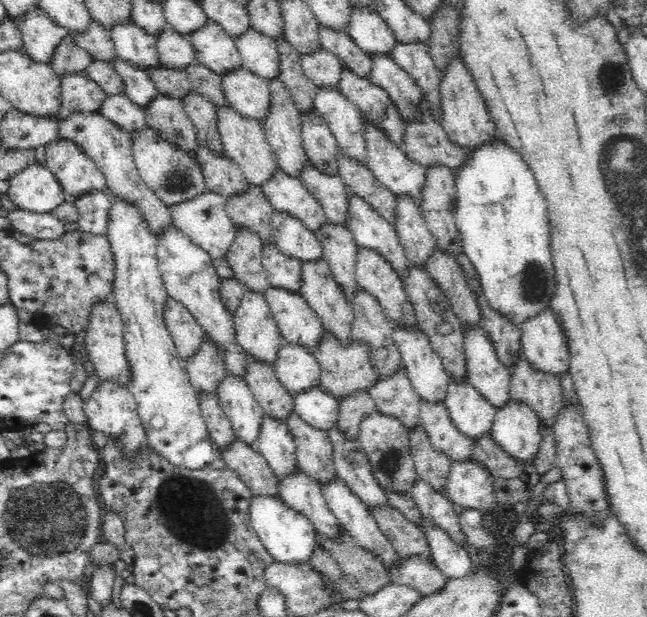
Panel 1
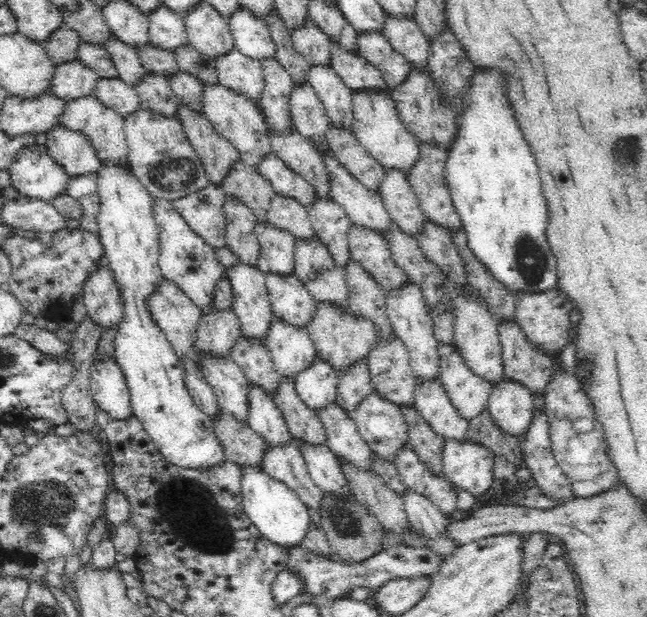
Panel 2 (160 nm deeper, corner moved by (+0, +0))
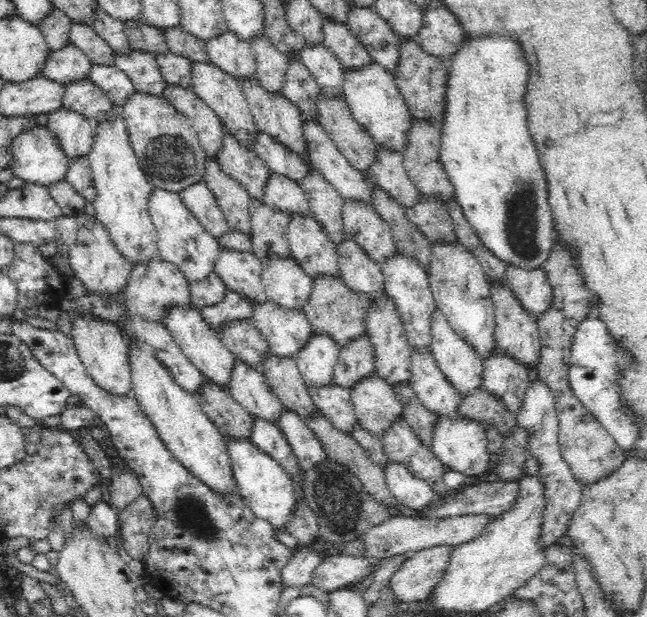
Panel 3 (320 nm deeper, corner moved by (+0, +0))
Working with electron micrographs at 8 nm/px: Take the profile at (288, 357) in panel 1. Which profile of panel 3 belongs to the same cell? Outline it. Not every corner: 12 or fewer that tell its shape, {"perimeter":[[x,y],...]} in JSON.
{"perimeter":[[270,299],[250,319],[270,352],[295,358],[313,333],[303,309]]}

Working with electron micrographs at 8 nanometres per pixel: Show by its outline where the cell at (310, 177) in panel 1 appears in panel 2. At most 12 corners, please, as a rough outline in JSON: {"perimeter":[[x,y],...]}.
{"perimeter":[[295,127],[269,133],[271,150],[330,197],[330,175],[321,153]]}

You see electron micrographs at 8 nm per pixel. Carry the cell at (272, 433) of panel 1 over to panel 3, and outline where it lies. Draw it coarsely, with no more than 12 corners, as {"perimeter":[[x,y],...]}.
{"perimeter":[[234,361],[229,391],[252,418],[272,423],[283,406],[266,377]]}

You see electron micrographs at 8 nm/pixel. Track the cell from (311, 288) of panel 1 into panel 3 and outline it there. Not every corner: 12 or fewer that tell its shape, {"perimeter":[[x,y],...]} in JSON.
{"perimeter":[[310,212],[292,213],[291,256],[312,280],[340,277],[337,246]]}

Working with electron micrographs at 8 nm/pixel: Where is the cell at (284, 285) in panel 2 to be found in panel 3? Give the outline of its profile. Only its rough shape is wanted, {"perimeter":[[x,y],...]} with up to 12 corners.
{"perimeter":[[265,256],[270,301],[303,308],[313,280],[292,256]]}

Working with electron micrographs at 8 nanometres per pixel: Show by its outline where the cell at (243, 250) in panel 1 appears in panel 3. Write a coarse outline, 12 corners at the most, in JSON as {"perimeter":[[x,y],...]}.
{"perimeter":[[205,160],[203,182],[215,195],[229,229],[251,232],[251,196]]}

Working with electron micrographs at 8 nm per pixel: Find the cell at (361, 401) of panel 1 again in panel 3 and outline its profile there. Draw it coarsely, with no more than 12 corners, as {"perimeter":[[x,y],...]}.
{"perimeter":[[367,333],[339,349],[333,382],[348,389],[375,371]]}

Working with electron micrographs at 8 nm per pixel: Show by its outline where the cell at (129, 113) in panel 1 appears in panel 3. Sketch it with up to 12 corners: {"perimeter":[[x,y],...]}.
{"perimeter":[[92,64],[90,78],[122,108],[135,87],[114,66]]}

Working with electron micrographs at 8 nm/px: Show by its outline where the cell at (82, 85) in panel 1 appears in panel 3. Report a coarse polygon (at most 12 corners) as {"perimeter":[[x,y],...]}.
{"perimeter":[[70,43],[51,50],[42,75],[63,87],[90,78],[92,62]]}

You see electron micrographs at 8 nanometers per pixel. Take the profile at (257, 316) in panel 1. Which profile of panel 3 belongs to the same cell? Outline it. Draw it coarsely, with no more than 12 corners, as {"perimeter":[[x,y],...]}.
{"perimeter":[[221,248],[213,271],[256,306],[269,299],[261,260]]}

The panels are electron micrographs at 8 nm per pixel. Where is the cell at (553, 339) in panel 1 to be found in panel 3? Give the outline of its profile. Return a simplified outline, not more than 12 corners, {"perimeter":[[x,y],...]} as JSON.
{"perimeter":[[506,265],[503,282],[536,317],[553,290],[543,266]]}

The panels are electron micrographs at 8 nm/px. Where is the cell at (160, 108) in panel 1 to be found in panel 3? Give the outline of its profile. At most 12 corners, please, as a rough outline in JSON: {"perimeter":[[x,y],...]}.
{"perimeter":[[115,53],[135,90],[164,97],[167,83],[152,53]]}

